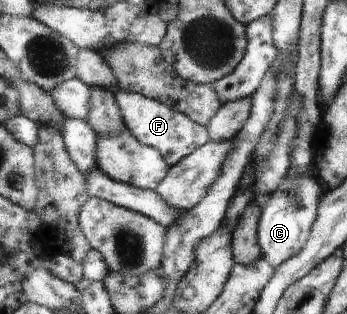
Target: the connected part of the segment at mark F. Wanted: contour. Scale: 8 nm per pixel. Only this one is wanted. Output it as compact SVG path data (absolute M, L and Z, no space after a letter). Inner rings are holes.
M124 89L116 92L115 100L119 104L127 129L148 147L159 149L169 169L210 140L205 126L157 100Z

